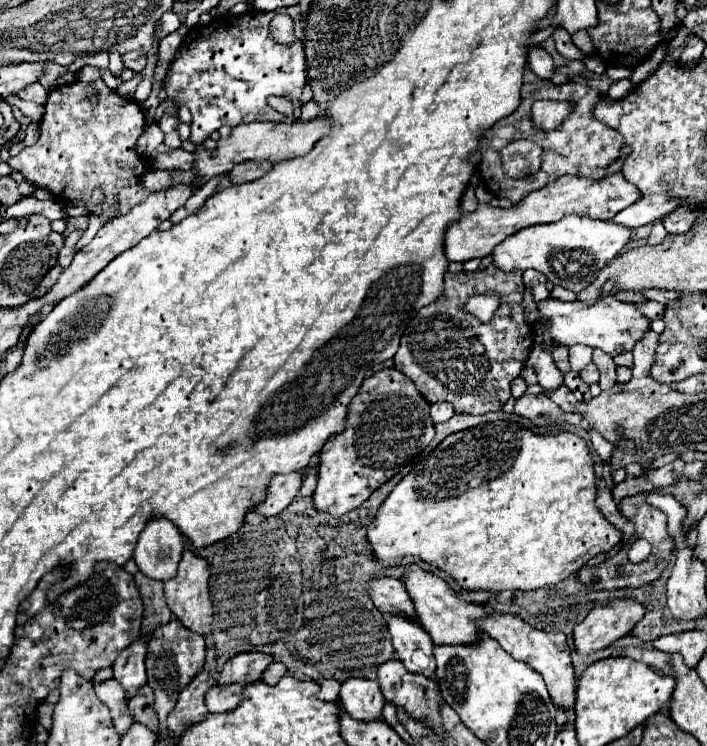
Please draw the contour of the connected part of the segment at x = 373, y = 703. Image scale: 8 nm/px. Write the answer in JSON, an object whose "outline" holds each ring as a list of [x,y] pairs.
{"outline":[[[347,679],[341,685],[339,701],[343,709],[357,721],[379,721],[385,705],[381,685],[369,679]]]}

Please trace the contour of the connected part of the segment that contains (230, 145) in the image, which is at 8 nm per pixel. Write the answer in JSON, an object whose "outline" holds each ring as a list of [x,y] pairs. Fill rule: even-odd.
{"outline":[[[313,119],[309,123],[295,121],[291,125],[287,123],[247,123],[247,125],[237,125],[231,129],[229,137],[221,137],[215,145],[213,151],[207,151],[205,147],[195,149],[195,165],[193,165],[193,175],[195,181],[191,187],[201,187],[213,177],[227,175],[237,163],[245,161],[269,161],[269,163],[279,163],[283,159],[293,159],[309,153],[313,145],[327,135],[329,123],[325,119]]]}

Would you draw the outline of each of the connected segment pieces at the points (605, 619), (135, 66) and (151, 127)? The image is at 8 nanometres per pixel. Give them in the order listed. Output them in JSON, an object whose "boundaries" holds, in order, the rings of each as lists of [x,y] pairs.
{"boundaries":[[[[617,599],[607,607],[595,607],[573,631],[575,651],[585,657],[613,645],[617,639],[625,637],[643,615],[643,607],[635,601],[623,603],[623,599]]],[[[141,51],[125,53],[125,55],[121,55],[121,59],[123,59],[123,67],[125,67],[125,69],[131,69],[131,71],[135,71],[135,73],[143,71],[143,69],[145,69],[145,63],[147,63],[147,59],[145,59],[145,55],[143,55]]],[[[147,123],[143,134],[138,139],[136,149],[138,154],[148,158],[150,154],[164,142],[165,135],[154,123]]]]}

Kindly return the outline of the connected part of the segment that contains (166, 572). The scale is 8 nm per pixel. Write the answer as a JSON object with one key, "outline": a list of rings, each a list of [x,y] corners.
{"outline":[[[151,519],[141,531],[135,563],[143,575],[155,581],[167,581],[177,575],[183,553],[183,535],[167,519]]]}

